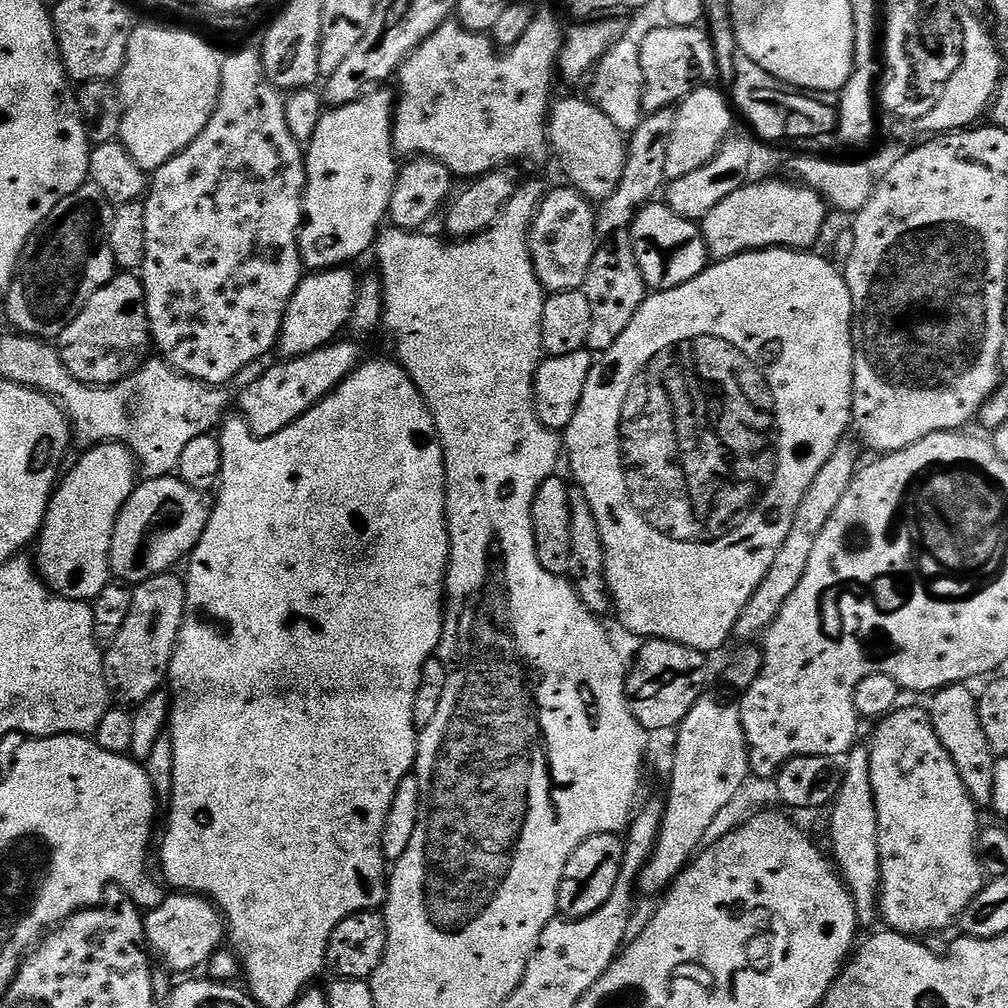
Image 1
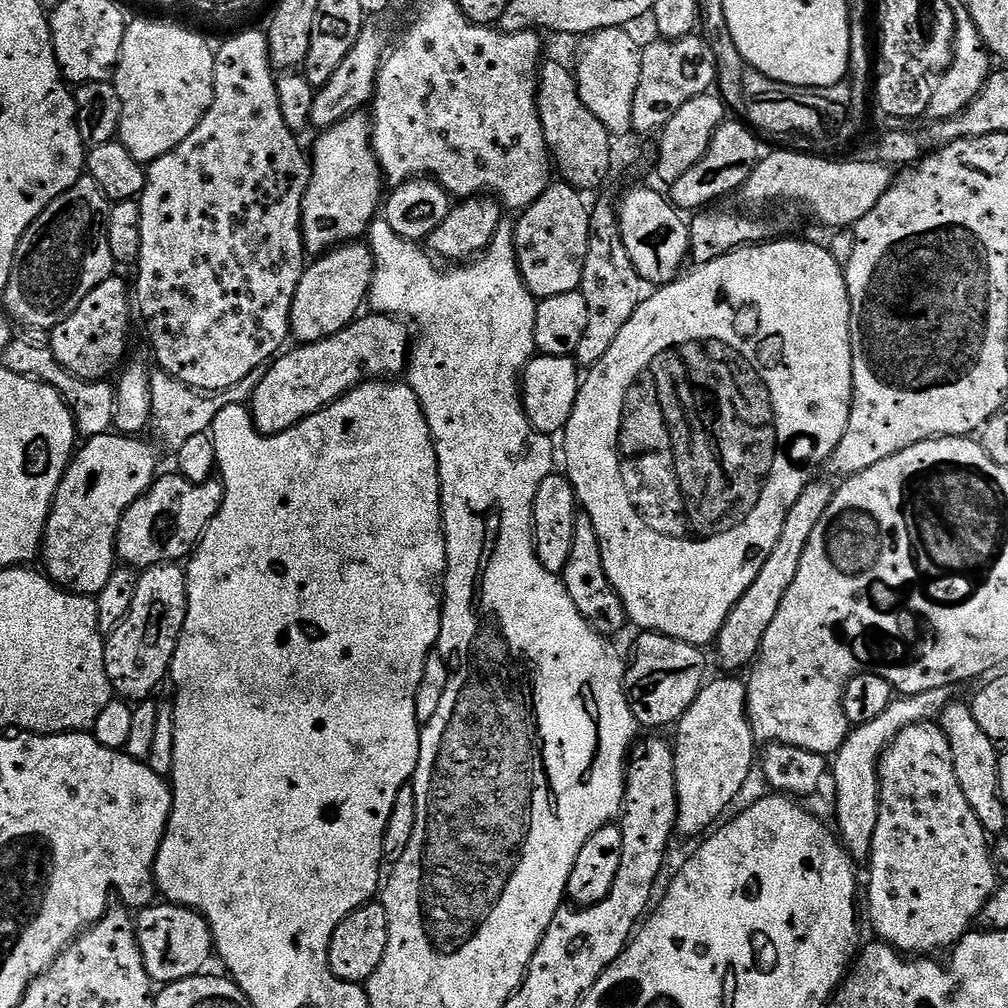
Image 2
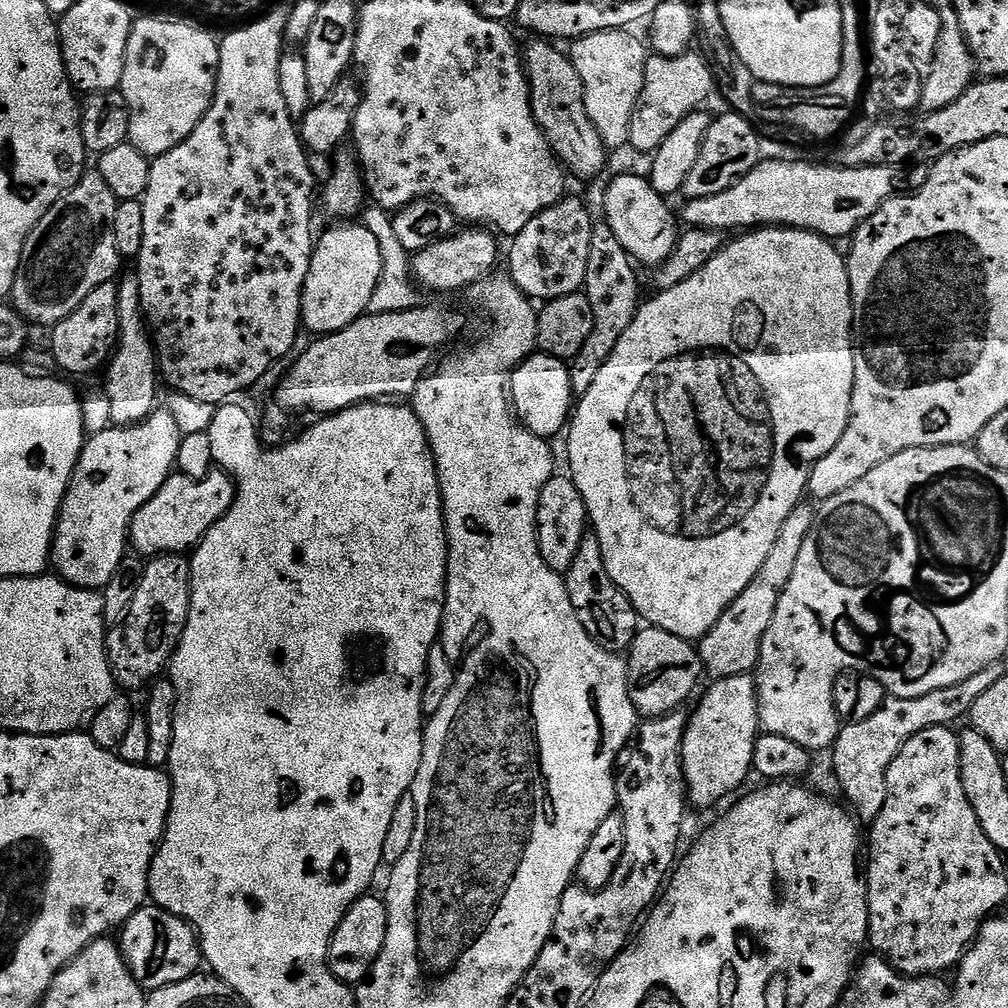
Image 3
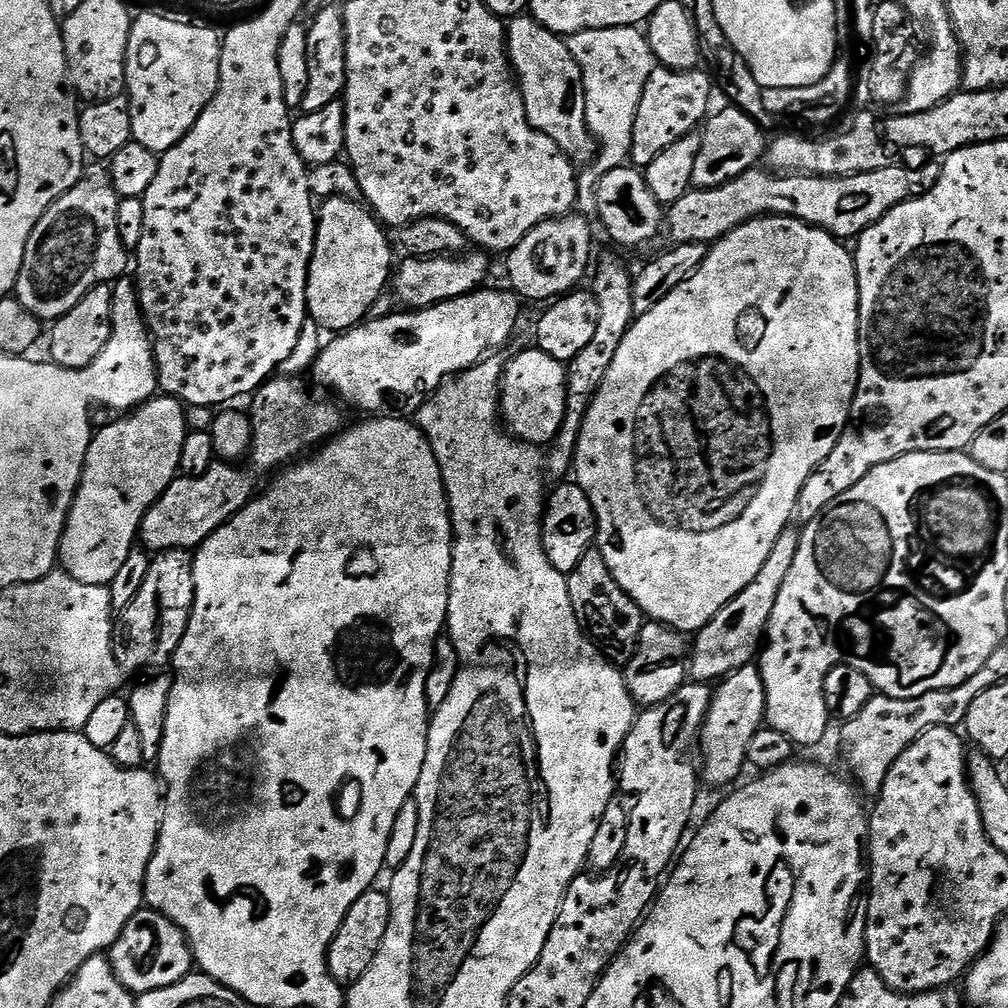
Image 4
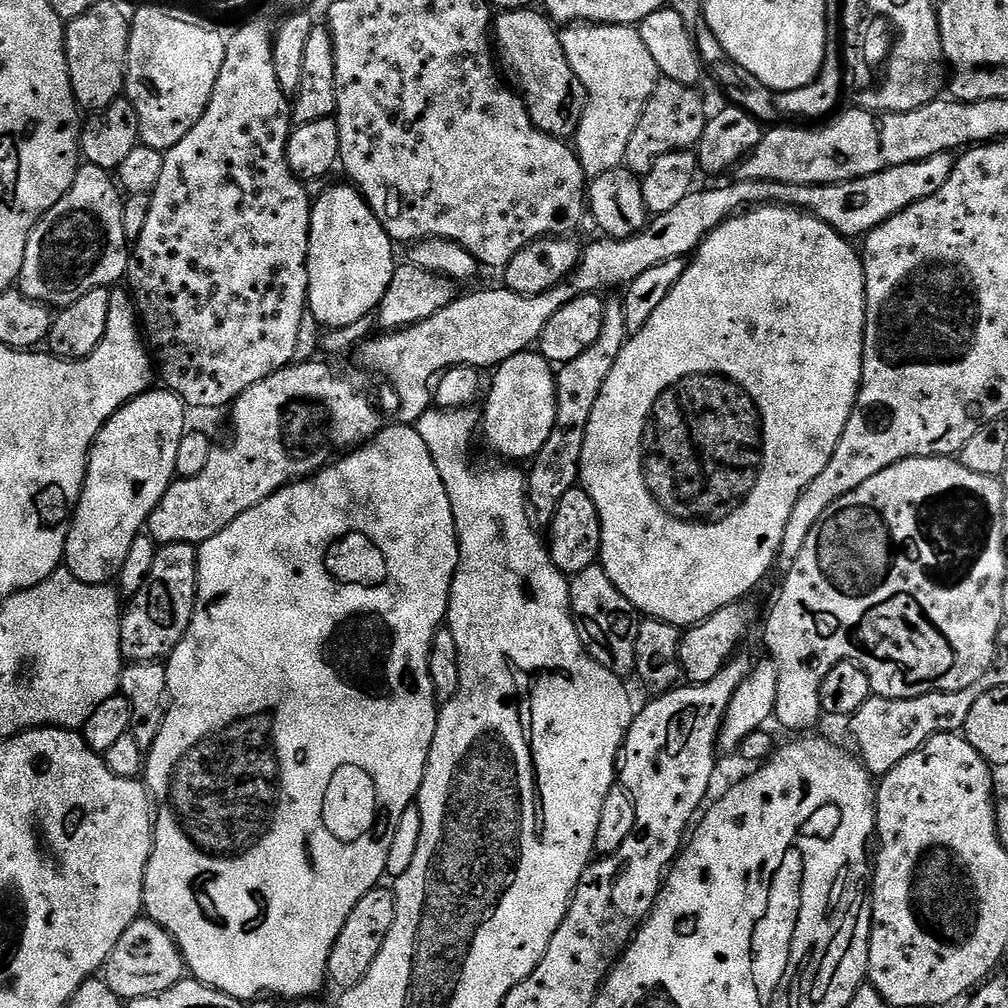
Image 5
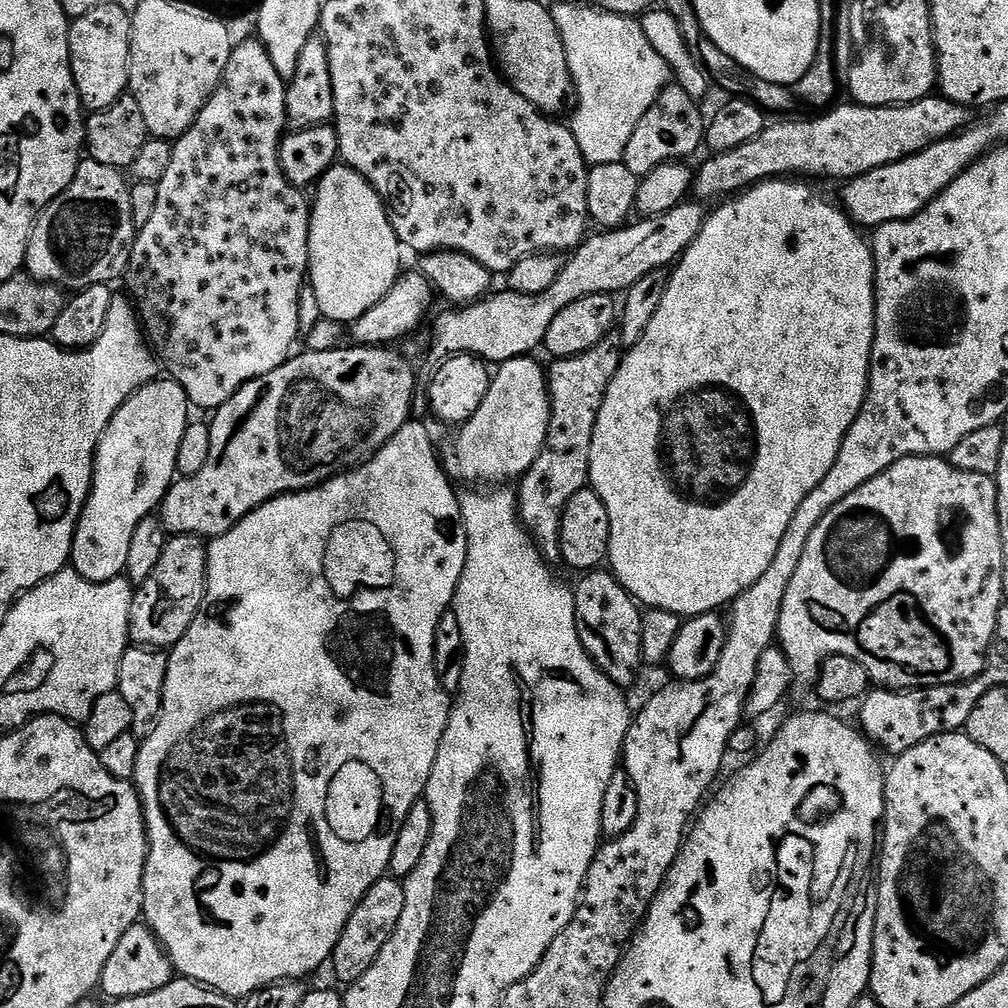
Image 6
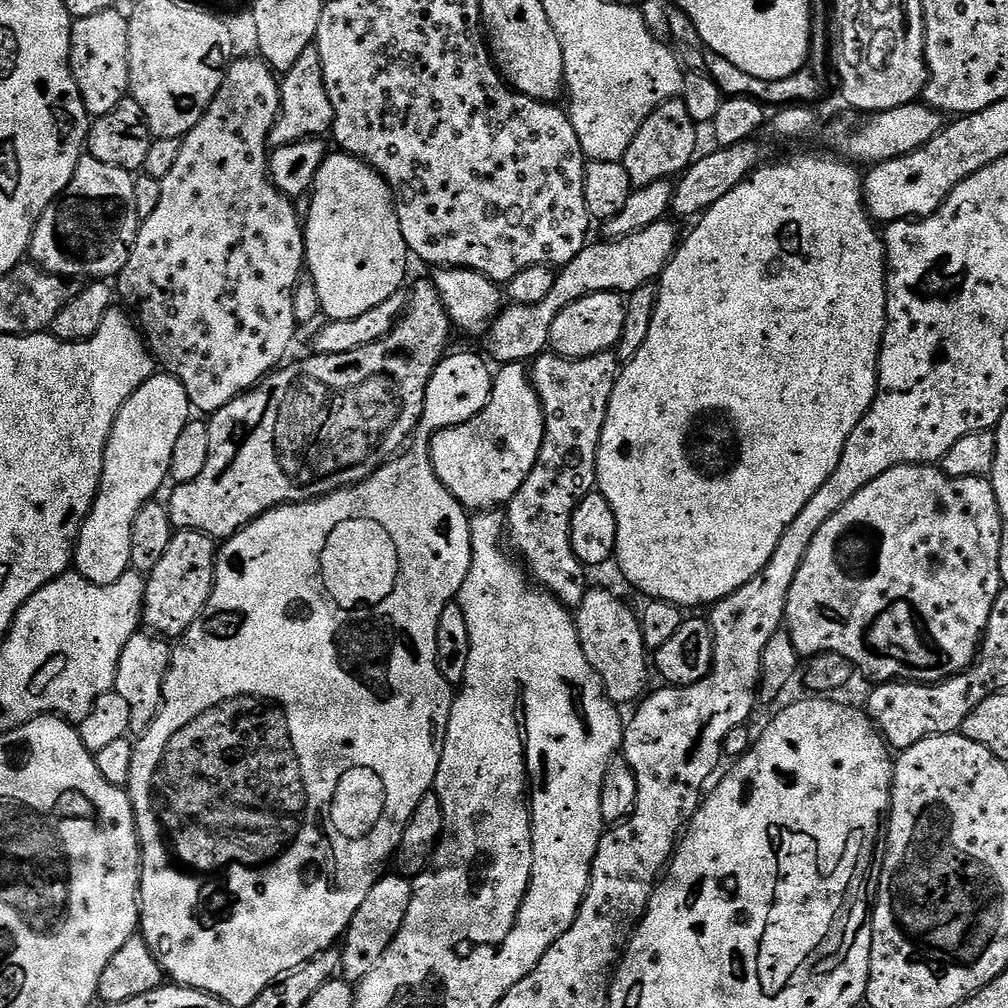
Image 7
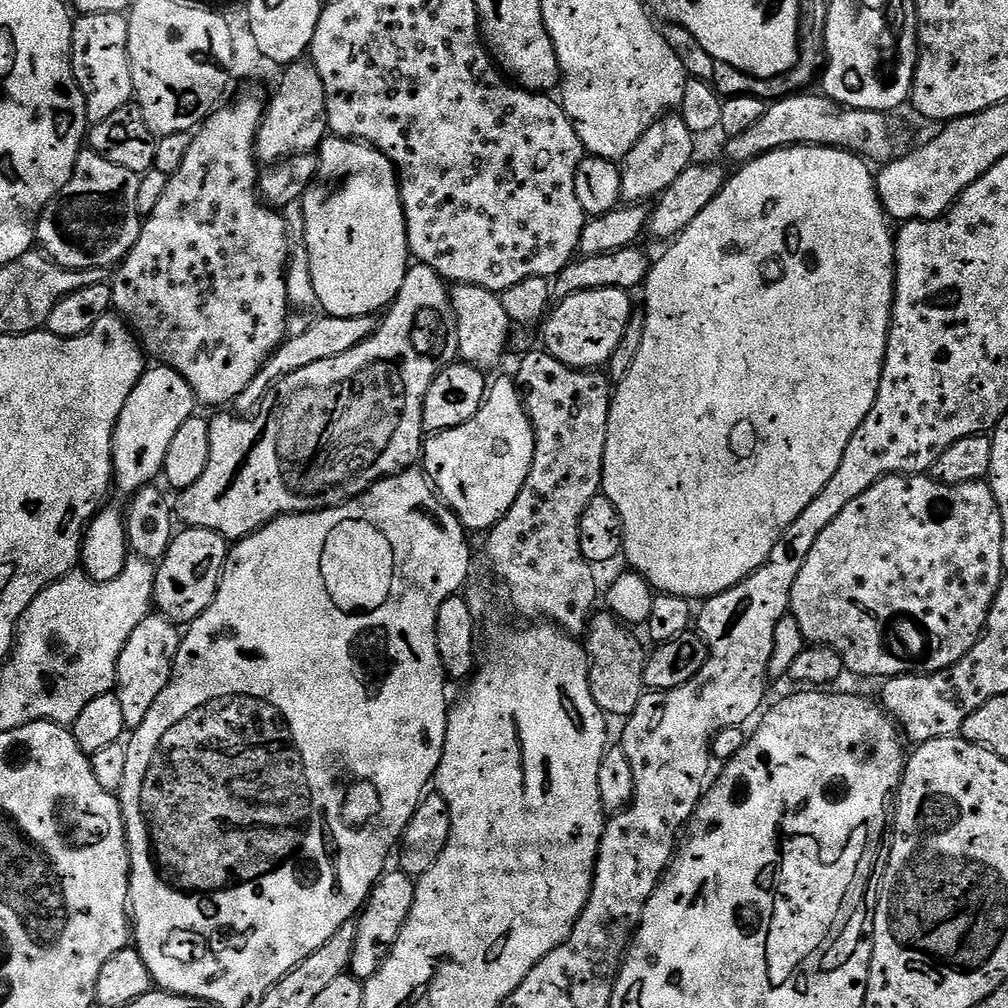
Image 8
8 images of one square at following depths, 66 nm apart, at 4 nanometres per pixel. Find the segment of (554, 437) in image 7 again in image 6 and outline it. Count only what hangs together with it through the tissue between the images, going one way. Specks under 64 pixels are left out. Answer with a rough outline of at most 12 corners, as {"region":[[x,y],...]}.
{"region":[[609,334],[547,369],[546,442],[519,477],[520,520],[560,560],[566,502],[589,487],[598,410],[621,359]]}

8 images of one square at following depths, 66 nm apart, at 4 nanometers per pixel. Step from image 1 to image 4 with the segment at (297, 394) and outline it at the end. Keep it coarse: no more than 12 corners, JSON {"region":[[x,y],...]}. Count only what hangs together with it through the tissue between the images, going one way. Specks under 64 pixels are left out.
{"region":[[481,287],[333,335],[312,376],[345,405],[412,414],[516,332]]}

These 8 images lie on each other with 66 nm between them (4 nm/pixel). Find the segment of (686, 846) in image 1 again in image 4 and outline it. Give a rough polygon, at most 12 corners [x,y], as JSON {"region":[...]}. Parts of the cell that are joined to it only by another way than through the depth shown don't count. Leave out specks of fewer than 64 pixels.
{"region":[[755,663],[719,681],[700,727],[702,780],[736,782],[765,723]]}

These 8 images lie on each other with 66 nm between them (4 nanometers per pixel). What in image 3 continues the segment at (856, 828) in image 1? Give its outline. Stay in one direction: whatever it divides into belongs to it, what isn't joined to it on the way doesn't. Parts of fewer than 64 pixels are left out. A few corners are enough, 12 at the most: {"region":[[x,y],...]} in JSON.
{"region":[[1003,663],[922,698],[885,699],[841,727],[832,768],[861,825],[886,806],[886,774],[923,728],[965,719]]}

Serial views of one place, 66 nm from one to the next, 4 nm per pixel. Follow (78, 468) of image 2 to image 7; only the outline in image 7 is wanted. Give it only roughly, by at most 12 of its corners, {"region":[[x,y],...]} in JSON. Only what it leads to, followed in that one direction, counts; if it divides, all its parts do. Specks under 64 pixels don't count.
{"region":[[153,374],[122,406],[74,568],[110,586],[132,568],[138,510],[169,479],[194,409]]}

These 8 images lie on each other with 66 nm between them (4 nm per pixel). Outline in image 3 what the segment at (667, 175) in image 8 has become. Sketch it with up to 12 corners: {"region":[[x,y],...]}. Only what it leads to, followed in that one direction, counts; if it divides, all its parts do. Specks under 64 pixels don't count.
{"region":[[699,51],[649,55],[628,144],[654,154],[714,92]]}

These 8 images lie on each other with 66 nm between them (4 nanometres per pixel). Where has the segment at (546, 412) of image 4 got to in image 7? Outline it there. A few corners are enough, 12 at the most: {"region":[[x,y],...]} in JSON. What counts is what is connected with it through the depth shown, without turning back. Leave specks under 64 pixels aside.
{"region":[[524,364],[495,373],[470,422],[433,432],[432,465],[466,510],[518,494],[544,441]]}

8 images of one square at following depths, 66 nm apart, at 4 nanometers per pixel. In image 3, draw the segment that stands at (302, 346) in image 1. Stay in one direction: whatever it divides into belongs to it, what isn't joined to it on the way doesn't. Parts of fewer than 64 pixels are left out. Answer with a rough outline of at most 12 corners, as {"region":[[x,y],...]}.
{"region":[[360,222],[319,233],[300,296],[317,337],[370,309],[378,238]]}

